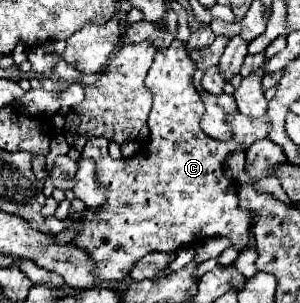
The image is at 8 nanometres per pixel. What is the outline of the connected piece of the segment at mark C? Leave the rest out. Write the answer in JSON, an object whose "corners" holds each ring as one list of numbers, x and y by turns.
{"corners":[[175,39,167,49,157,51,155,61,147,73,147,87,153,93,153,109,149,113,149,143,145,149,141,149,137,155,127,157,125,161,115,161,107,153,109,141,105,137,91,137,83,149,83,157,89,157,95,161,95,175,97,181,105,189,105,203,101,209,85,211,79,225,75,225,75,219,65,219,65,229,75,229,75,245,83,249,97,265,93,275,97,275,103,283,117,283,123,281,137,259,145,257,147,253,169,253,171,257,177,255,177,251,185,245,199,243,207,237,227,237,231,241,231,247,235,251,241,251,249,243,249,227,251,227,251,215,239,209,237,199,237,187,231,185,231,181,223,175,225,159,235,150,247,150,257,139,263,139,269,135,271,123,267,121,266,115,259,118,252,118,240,112,228,115,227,122,234,122,232,137,229,140,221,141,205,135,199,127,199,119,205,113,205,107,201,103,199,93,193,87,193,75,195,63,187,57,185,45]]}

